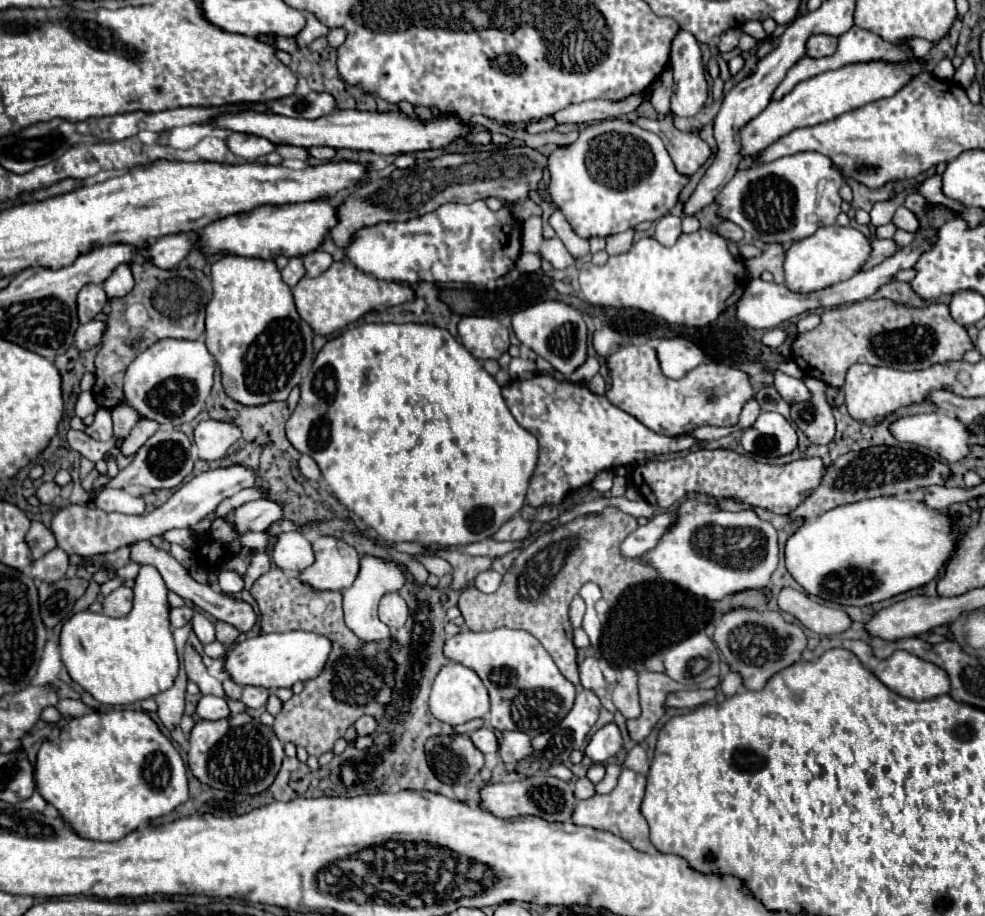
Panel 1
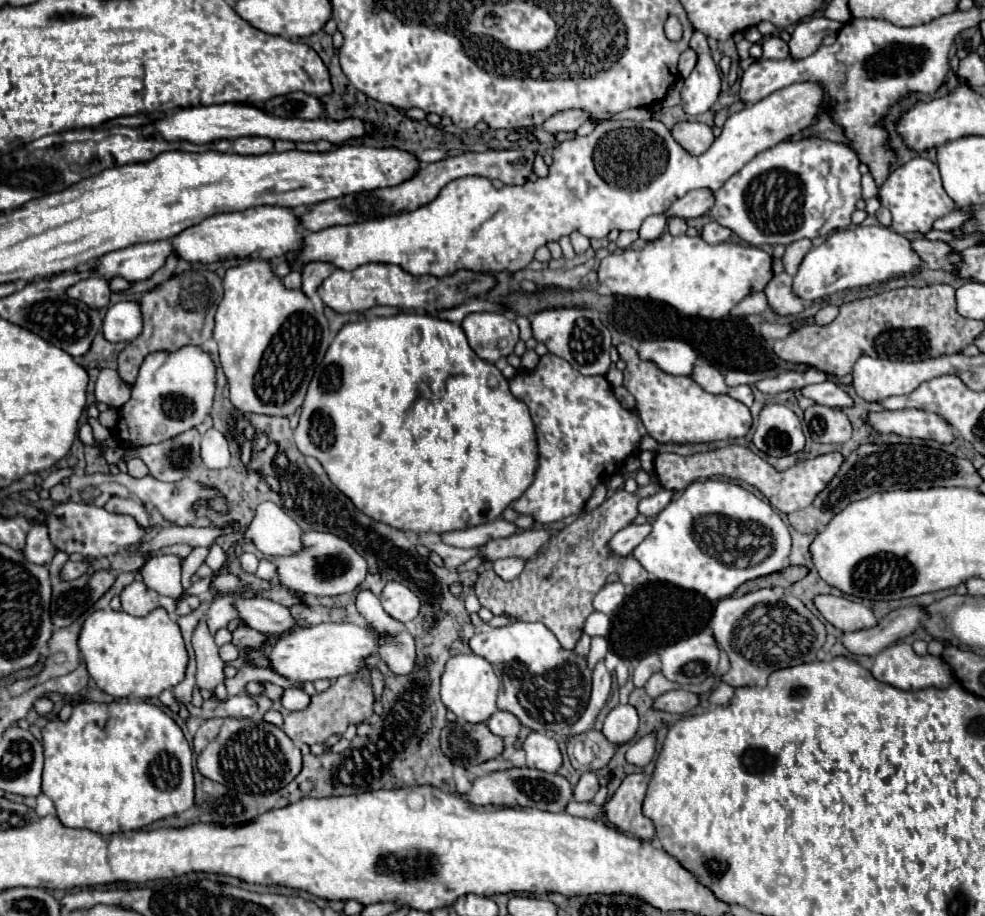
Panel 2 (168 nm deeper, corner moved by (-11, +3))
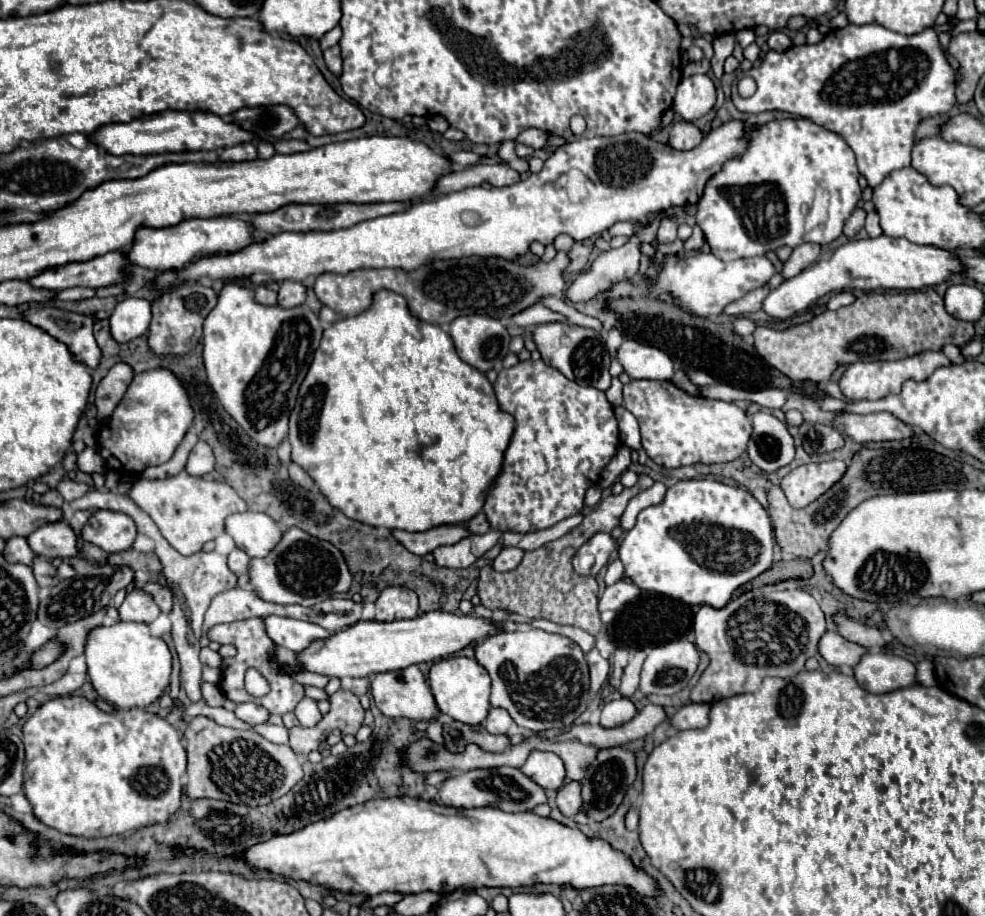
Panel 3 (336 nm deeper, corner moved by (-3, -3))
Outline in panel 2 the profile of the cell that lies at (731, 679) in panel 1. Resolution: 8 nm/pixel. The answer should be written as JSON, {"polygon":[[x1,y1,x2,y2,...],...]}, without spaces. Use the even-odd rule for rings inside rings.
{"polygon":[[720,683,720,685,712,691,710,701,712,701,712,705,726,705,726,703,732,699,732,695,734,695,734,687,728,685,728,683]]}

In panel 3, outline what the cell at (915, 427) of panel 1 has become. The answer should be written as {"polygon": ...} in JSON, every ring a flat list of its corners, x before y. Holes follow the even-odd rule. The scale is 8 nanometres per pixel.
{"polygon":[[838,413,832,421,832,427,840,429,840,433,844,435,850,435,856,443,890,441,890,439,900,441,912,437,910,427,890,413,870,413,870,415]]}

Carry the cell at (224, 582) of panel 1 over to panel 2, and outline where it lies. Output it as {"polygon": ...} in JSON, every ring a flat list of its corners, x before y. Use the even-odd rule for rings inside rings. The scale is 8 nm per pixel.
{"polygon":[[242,553,242,555,238,557,238,561,240,561,240,567,242,567,244,573,248,573,248,575,254,575,254,573,256,573,256,567,258,567,256,555,252,555,252,553]]}

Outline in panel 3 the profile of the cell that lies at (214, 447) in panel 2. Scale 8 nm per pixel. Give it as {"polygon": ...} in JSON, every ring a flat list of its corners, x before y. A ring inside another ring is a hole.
{"polygon":[[198,441,196,447,188,455,186,473,188,475,206,475,210,471,214,471,214,453,204,441]]}

